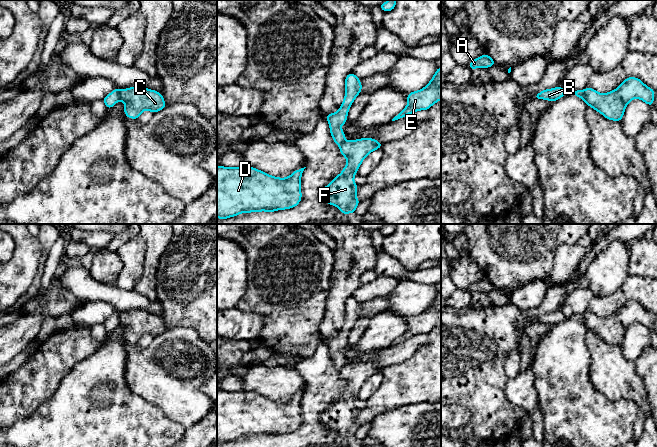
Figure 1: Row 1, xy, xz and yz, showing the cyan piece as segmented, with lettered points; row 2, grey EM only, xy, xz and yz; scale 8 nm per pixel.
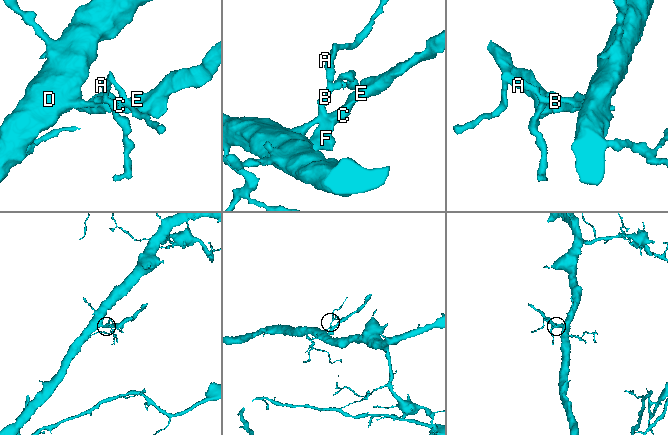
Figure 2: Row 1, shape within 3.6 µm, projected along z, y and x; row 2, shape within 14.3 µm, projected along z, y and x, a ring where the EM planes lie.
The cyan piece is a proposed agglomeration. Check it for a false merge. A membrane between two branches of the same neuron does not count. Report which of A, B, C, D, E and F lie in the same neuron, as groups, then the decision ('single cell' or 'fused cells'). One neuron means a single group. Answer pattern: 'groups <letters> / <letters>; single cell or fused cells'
groups A B D / C E F; fused cells

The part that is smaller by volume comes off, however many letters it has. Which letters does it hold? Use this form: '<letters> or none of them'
C, E, F

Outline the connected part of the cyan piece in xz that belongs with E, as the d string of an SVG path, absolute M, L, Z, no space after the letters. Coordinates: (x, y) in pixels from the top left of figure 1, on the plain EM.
M439 291L431 305L423 312L407 318L408 328L392 345L401 343L420 334L428 334L441 324L441 291Z

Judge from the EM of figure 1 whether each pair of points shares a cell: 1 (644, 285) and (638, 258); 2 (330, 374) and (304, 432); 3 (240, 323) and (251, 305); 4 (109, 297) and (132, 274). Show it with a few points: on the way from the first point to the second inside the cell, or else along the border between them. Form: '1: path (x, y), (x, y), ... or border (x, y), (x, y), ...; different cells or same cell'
1: border (629, 274), (646, 277); different cells
2: path (324, 388), (313, 403), (310, 418); same cell
3: border (235, 307), (260, 314), (263, 317), (261, 330); different cells
4: border (116, 284), (122, 289), (132, 290); different cells

